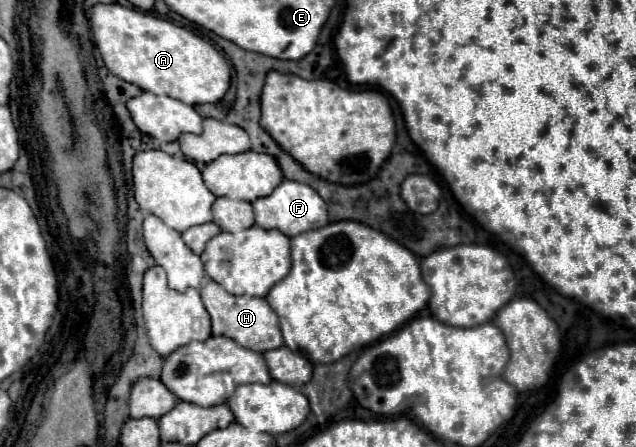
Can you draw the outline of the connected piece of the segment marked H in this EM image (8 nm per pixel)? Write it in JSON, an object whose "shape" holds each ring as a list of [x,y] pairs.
{"shape":[[[208,281],[200,289],[200,295],[202,295],[206,311],[212,317],[212,335],[230,337],[238,345],[252,349],[256,353],[264,353],[264,351],[282,347],[282,331],[280,331],[278,315],[270,309],[270,305],[264,297],[248,297],[248,295],[236,297],[236,295],[230,295],[226,289],[222,289],[214,281]]]}

